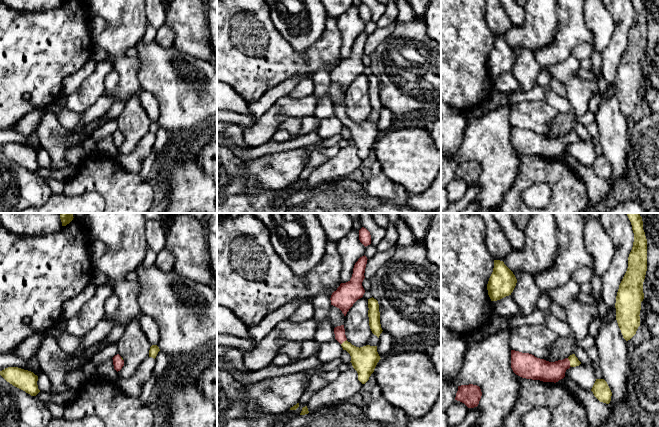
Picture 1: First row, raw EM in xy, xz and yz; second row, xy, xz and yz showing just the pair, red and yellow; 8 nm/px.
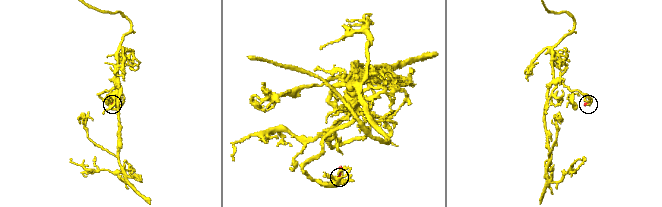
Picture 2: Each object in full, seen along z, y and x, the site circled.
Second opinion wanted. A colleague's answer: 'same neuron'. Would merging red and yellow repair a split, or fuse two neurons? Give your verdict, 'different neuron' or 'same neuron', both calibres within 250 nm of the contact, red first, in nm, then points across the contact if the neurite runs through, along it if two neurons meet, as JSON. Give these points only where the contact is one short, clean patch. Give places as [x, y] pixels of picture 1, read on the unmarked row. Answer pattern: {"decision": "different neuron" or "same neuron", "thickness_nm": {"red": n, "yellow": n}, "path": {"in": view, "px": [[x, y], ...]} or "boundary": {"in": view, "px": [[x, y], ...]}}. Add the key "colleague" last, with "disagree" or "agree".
{"decision": "same neuron", "thickness_nm": {"red": 180, "yellow": 70}, "path": {"in": "yz", "px": [[539, 145], [557, 145], [569, 138], [574, 137]]}, "colleague": "agree"}

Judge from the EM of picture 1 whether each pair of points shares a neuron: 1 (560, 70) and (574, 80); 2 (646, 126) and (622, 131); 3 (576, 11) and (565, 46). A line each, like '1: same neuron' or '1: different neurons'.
1: same neuron
2: different neurons
3: same neuron

